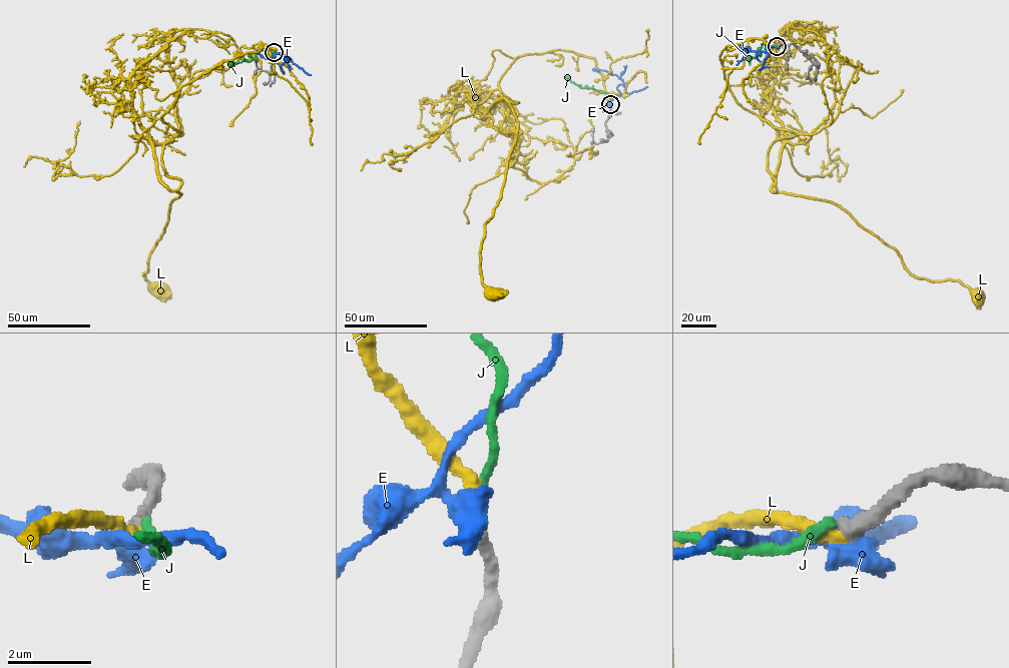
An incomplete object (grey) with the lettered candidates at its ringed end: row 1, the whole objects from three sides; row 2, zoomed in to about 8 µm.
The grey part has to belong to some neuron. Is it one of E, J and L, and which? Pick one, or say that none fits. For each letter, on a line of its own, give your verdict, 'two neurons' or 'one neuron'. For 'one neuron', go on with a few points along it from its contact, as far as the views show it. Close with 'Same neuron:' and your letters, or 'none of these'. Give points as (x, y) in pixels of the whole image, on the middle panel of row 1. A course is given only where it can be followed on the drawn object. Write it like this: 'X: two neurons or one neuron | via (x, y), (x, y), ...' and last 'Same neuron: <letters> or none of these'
E: two neurons
J: two neurons
L: one neuron | via (610, 104), (571, 51), (501, 78), (511, 121), (498, 94), (518, 102), (480, 251), (494, 292)
Same neuron: L

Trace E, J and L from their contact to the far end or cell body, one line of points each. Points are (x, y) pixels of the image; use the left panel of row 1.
E: (274, 52), (291, 59), (281, 53), (266, 58), (256, 50)
J: (274, 52), (271, 57), (263, 50), (258, 51), (248, 61), (231, 63), (232, 69)
L: (274, 52), (216, 64), (161, 116), (179, 131), (161, 166), (181, 185), (143, 273), (157, 286)

